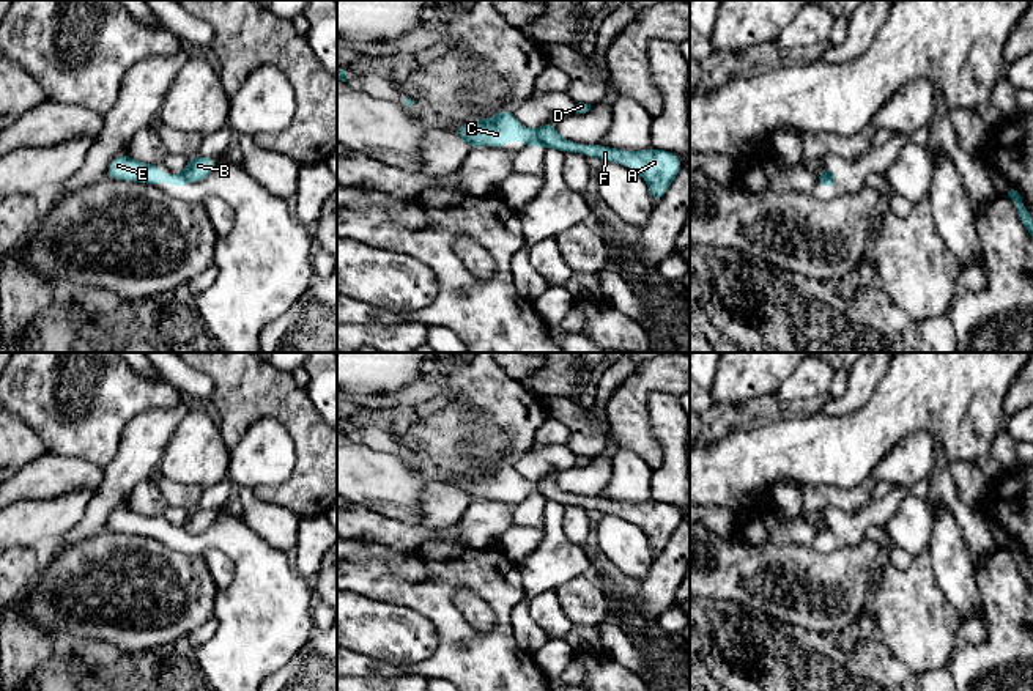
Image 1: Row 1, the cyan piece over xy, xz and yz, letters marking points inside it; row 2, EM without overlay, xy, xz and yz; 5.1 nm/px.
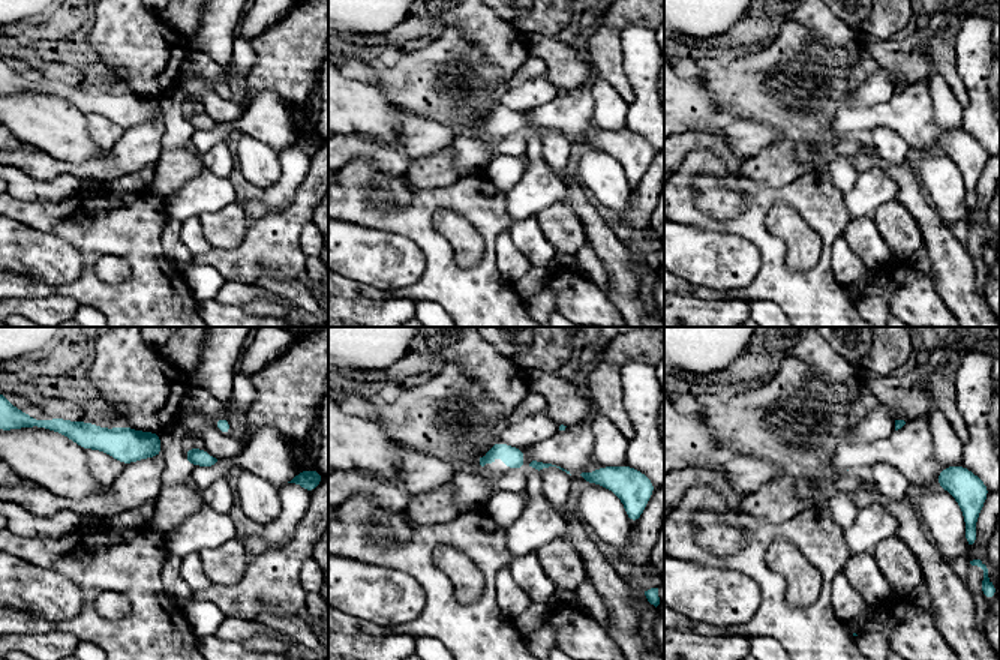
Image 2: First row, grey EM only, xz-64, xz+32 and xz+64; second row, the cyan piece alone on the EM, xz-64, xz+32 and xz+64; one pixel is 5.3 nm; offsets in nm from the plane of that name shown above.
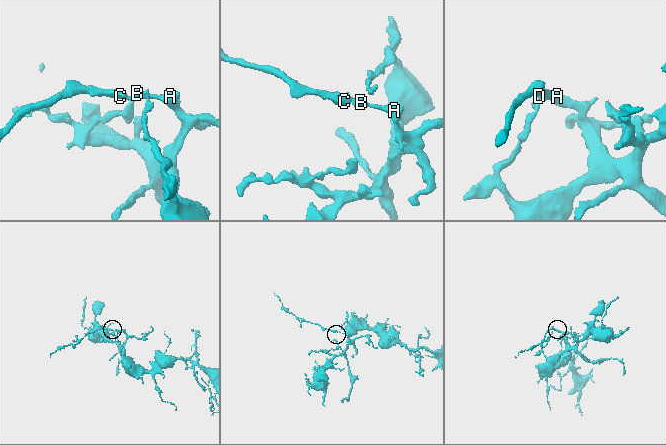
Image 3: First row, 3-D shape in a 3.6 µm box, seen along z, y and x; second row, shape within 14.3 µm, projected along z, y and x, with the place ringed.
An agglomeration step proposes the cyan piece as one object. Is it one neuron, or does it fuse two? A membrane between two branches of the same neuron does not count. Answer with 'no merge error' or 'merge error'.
merge error

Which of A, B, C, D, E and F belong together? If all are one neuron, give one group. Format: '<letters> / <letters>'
A B D F / C E

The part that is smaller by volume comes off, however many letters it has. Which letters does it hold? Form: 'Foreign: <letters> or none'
Foreign: C, E

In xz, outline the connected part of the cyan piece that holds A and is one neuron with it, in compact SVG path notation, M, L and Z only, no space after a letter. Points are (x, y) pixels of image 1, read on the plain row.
M545 475L535 483L542 501L559 502L565 507L581 505L586 510L616 515L635 523L647 535L653 556L665 549L668 540L683 518L676 505L657 502L653 499L644 504L625 504L606 497L576 496L561 490L554 475Z

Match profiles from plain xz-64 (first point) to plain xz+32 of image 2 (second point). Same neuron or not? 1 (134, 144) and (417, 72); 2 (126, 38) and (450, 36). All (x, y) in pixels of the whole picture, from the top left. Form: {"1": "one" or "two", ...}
{"1": "two", "2": "two"}

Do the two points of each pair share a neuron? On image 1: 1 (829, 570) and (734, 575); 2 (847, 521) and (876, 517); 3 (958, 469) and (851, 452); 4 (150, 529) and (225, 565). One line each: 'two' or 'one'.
1: one
2: one
3: two
4: two

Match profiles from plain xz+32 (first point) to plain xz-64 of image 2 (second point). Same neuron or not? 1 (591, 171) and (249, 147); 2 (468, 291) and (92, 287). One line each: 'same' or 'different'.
1: same
2: same

